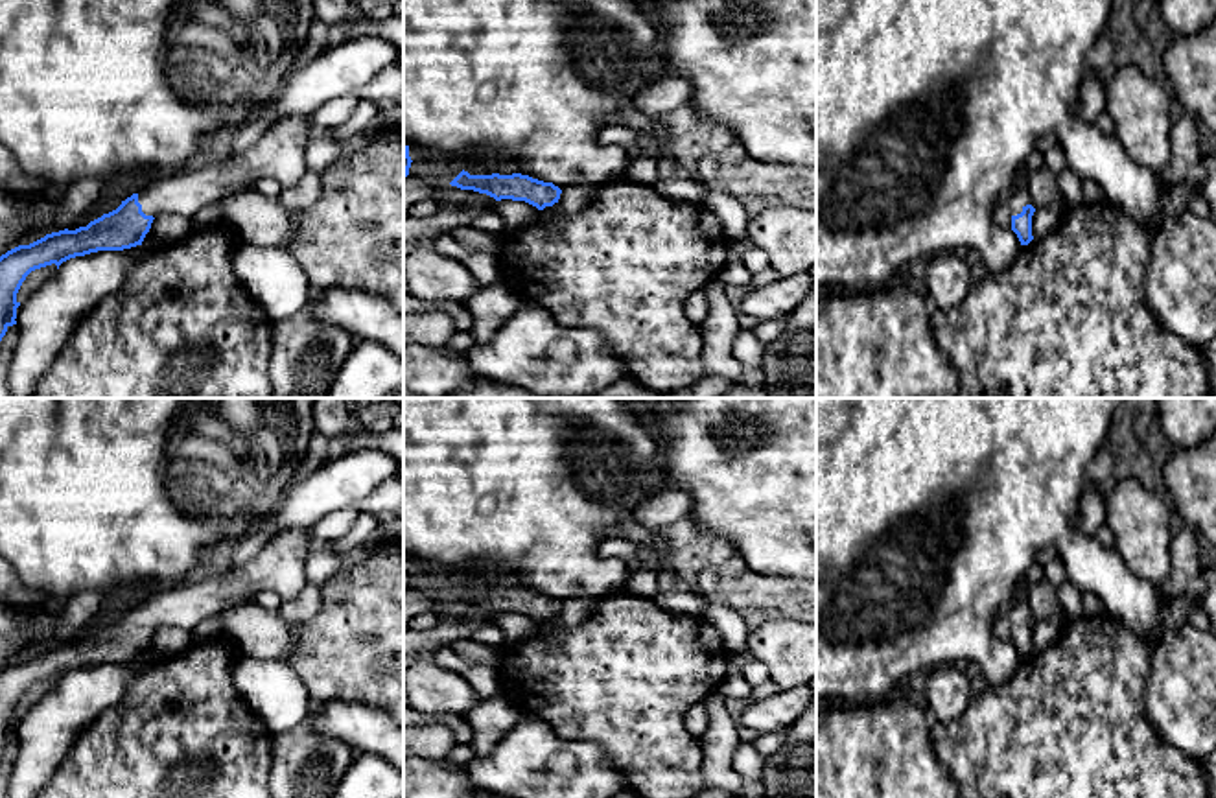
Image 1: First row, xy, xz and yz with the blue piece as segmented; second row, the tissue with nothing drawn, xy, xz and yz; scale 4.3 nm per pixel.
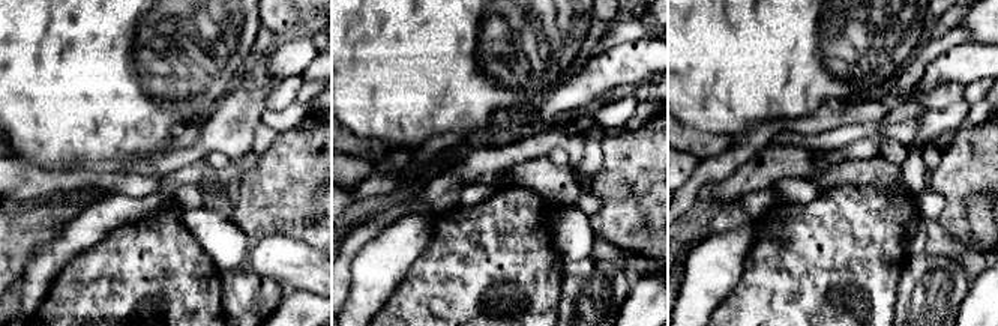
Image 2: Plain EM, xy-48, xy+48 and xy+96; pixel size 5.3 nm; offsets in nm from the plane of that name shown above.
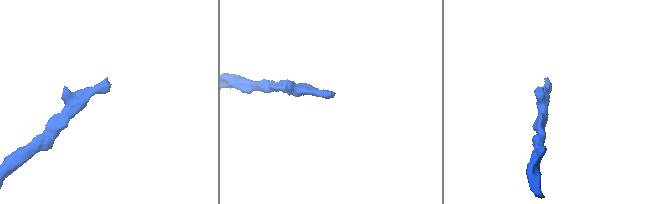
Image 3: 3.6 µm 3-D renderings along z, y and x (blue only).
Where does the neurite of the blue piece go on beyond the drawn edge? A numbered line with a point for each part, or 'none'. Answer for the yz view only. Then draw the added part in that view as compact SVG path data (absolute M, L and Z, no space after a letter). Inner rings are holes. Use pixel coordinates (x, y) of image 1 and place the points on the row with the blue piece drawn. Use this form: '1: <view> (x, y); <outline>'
1: yz (1017, 198); M1026 186L1011 188L1004 197L1008 199L1011 216L1021 214L1026 205L1032 205Z

